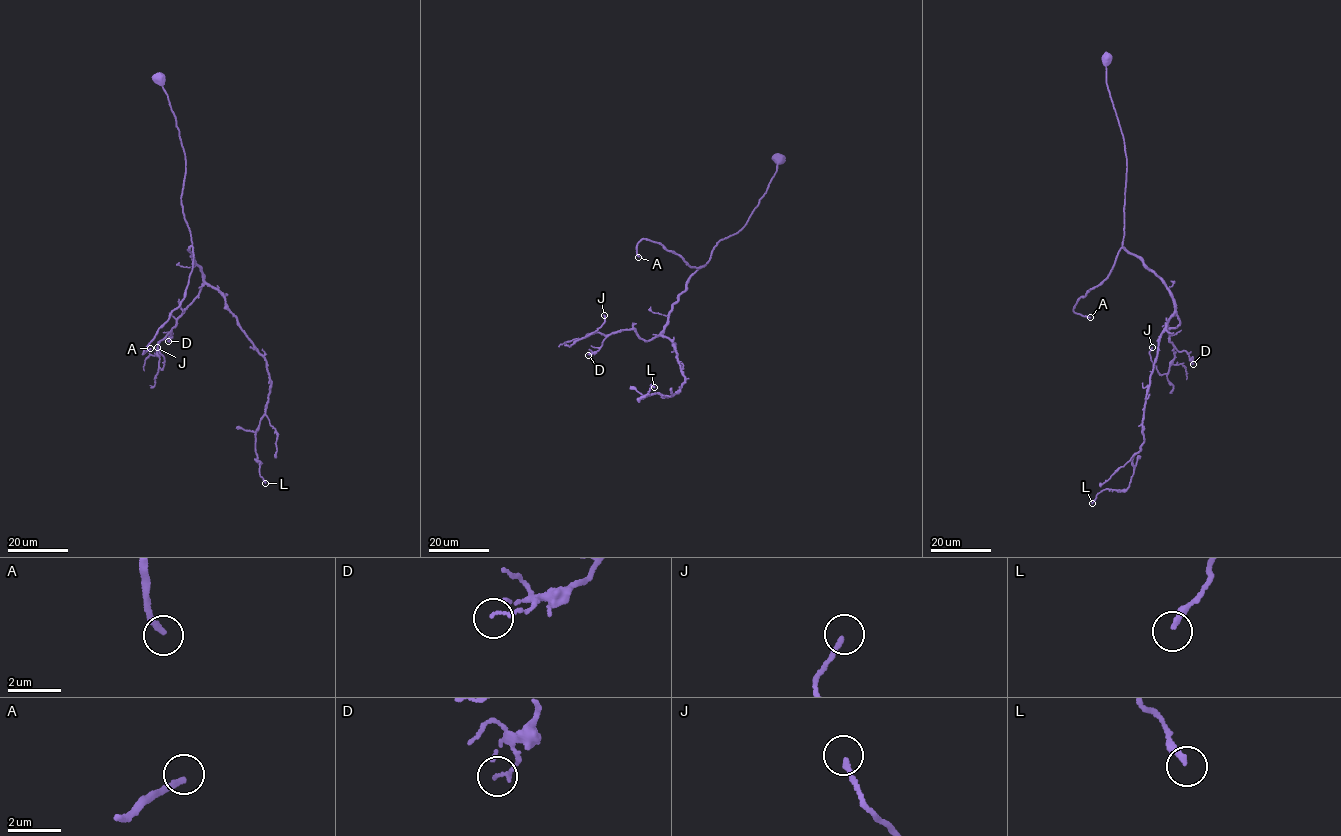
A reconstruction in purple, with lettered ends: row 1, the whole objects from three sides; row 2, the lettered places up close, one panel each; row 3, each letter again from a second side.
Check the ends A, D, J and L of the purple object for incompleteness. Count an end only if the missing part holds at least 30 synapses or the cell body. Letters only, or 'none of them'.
A

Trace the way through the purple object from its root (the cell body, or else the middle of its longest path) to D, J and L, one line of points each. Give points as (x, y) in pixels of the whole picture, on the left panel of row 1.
D: (160, 77), (184, 151), (181, 205), (192, 243), (188, 250), (203, 282), (168, 341)
J: (160, 77), (184, 151), (181, 205), (188, 250), (203, 282), (157, 346), (161, 369), (157, 347)
L: (160, 77), (184, 151), (188, 250), (266, 362), (270, 392), (255, 444), (265, 483)

